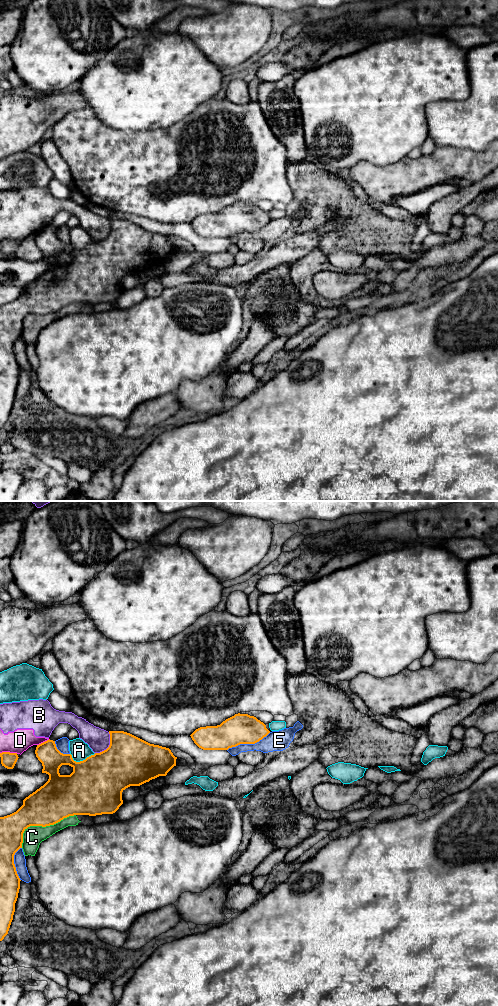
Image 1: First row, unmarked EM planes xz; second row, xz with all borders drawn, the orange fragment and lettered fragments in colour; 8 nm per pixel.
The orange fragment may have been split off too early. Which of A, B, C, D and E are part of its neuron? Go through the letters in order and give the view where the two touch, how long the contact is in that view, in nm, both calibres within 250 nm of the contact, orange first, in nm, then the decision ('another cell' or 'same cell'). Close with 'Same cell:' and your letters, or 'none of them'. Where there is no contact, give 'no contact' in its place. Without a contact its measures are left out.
A: contact in xz; length 200 nm; calibres 440 and 150 nm; another cell
B: contact in xz; length 200 nm; calibres 400 and 180 nm; another cell
C: contact in xz; length 500 nm; calibres 320 and 160 nm; another cell
D: contact in xz; length 140 nm; calibres 120 and 180 nm; another cell
E: contact in xz; length 380 nm; calibres 240 and 160 nm; another cell
Same cell: none of them

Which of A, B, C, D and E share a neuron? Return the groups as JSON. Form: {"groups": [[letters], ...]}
{"groups": [["A"], ["B", "D"], ["C"], ["E"]]}

